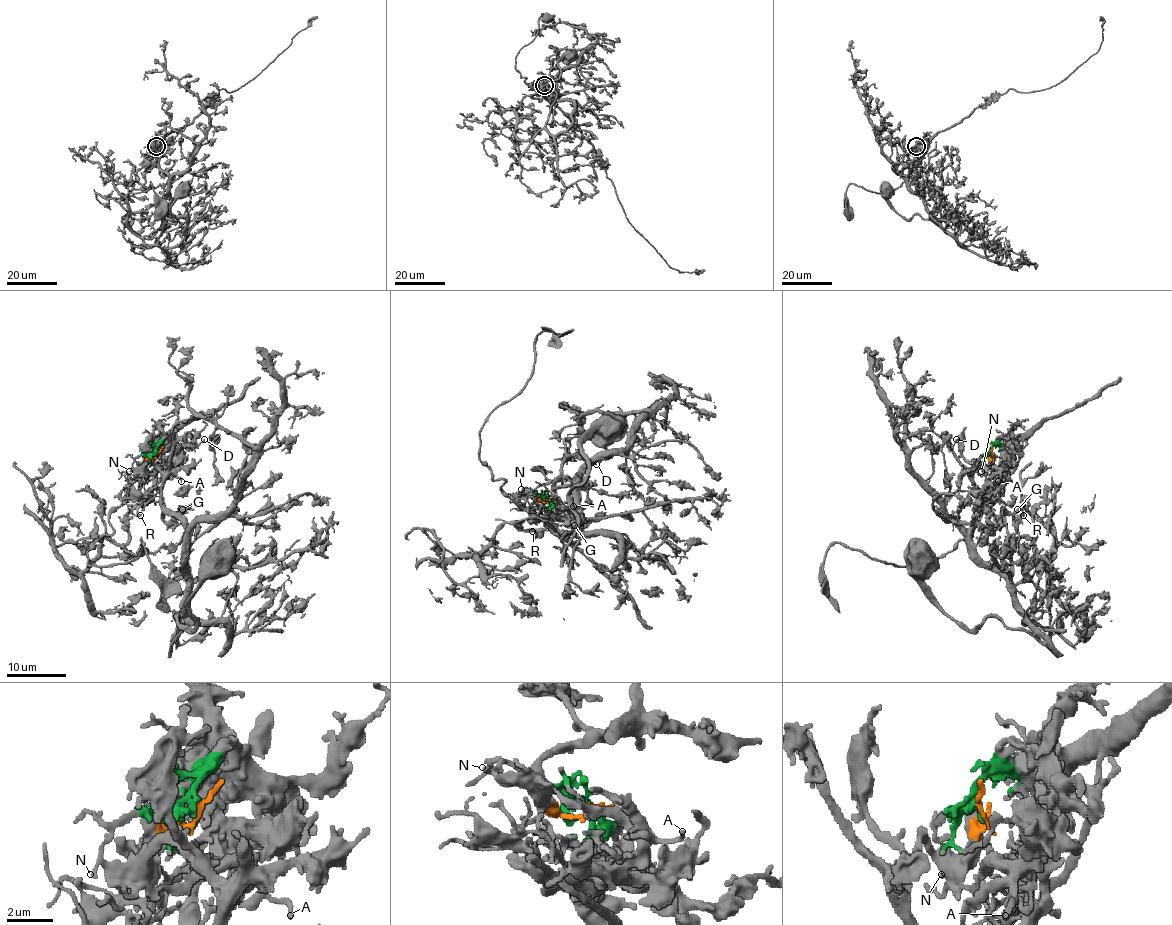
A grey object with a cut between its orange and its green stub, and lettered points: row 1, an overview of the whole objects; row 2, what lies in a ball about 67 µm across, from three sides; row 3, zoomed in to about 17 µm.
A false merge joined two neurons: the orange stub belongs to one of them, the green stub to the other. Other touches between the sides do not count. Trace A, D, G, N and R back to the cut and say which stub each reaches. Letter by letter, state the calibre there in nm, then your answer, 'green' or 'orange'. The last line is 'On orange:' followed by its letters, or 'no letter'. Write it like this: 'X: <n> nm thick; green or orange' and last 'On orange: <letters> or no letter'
A: 220 nm thick; green
D: 120 nm thick; orange
G: 240 nm thick; orange
N: 200 nm thick; green
R: 190 nm thick; orange
On orange: D, G, R

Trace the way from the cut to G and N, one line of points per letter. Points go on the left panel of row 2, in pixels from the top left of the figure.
G: (156, 453), (144, 465), (150, 462), (160, 472), (165, 520), (172, 520), (183, 508)
N: (156, 453), (141, 453), (129, 471)

